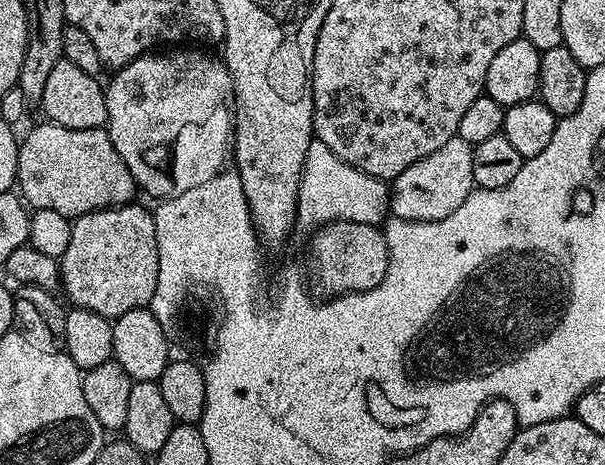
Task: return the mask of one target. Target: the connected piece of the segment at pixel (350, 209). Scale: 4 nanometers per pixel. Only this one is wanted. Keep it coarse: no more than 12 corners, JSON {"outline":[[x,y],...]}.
{"outline":[[313,138],[296,210],[379,225],[390,212],[385,181],[342,162]]}

